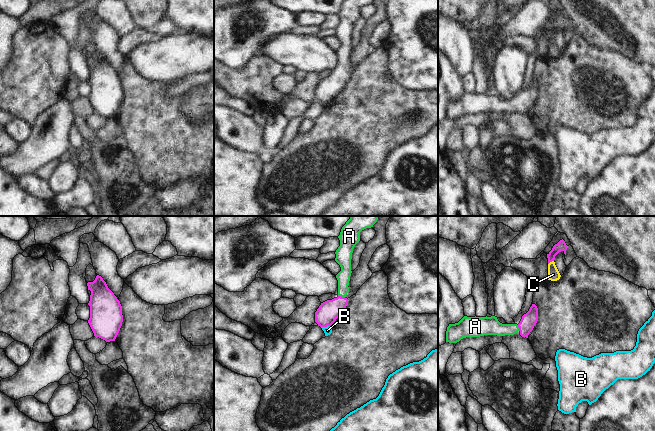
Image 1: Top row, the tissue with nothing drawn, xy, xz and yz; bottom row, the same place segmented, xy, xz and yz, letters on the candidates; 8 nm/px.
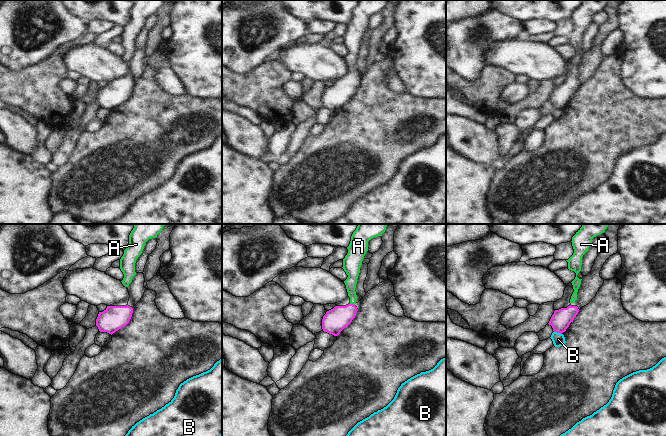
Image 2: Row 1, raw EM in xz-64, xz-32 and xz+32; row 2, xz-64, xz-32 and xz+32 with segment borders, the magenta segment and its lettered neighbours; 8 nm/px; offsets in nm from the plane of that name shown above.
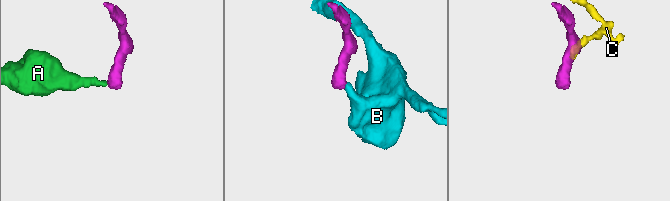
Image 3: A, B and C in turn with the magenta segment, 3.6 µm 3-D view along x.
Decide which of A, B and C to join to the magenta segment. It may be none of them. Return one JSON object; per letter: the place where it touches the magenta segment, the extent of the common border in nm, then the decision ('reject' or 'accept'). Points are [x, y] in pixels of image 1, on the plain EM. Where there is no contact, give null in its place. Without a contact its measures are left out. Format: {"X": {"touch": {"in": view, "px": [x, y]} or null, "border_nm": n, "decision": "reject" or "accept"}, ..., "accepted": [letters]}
{"A": {"touch": {"in": "xz", "px": [340, 72]}, "border_nm": 60, "decision": "accept"}, "B": {"touch": {"in": "xz", "px": [325, 102]}, "border_nm": 80, "decision": "reject"}, "C": {"touch": {"in": "yz", "px": [550, 37]}, "border_nm": 60, "decision": "reject"}, "accepted": ["A"]}

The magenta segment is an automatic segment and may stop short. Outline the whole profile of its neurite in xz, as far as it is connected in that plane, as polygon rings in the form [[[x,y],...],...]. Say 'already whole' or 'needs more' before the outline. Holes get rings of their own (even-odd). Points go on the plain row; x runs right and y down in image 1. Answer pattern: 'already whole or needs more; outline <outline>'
needs more; outline [[[345,0],[338,12],[340,22],[336,26],[335,37],[340,41],[341,47],[336,51],[338,56],[338,73],[327,76],[319,82],[315,88],[315,98],[320,103],[331,102],[344,88],[348,81],[345,73],[349,68],[349,57],[351,52],[351,35],[355,21],[360,17],[360,8],[374,0]]]

